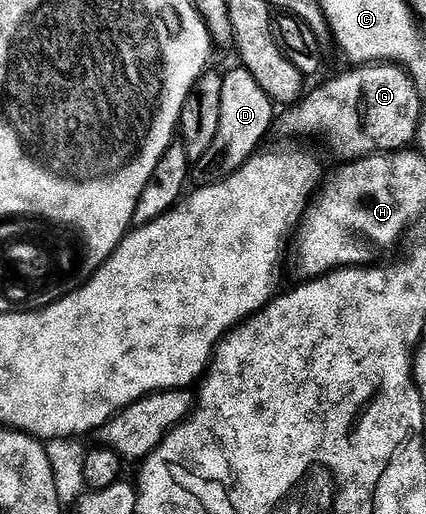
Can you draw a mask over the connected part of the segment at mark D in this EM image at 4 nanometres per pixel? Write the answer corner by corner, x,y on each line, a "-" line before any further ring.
236,66
231,73
223,76
221,86
221,122
217,126
217,136
205,154
194,161
189,176
199,186
214,184
235,173
242,164
256,155
259,142
266,136
267,130
275,120
276,105
257,86
257,78
249,74
246,68

